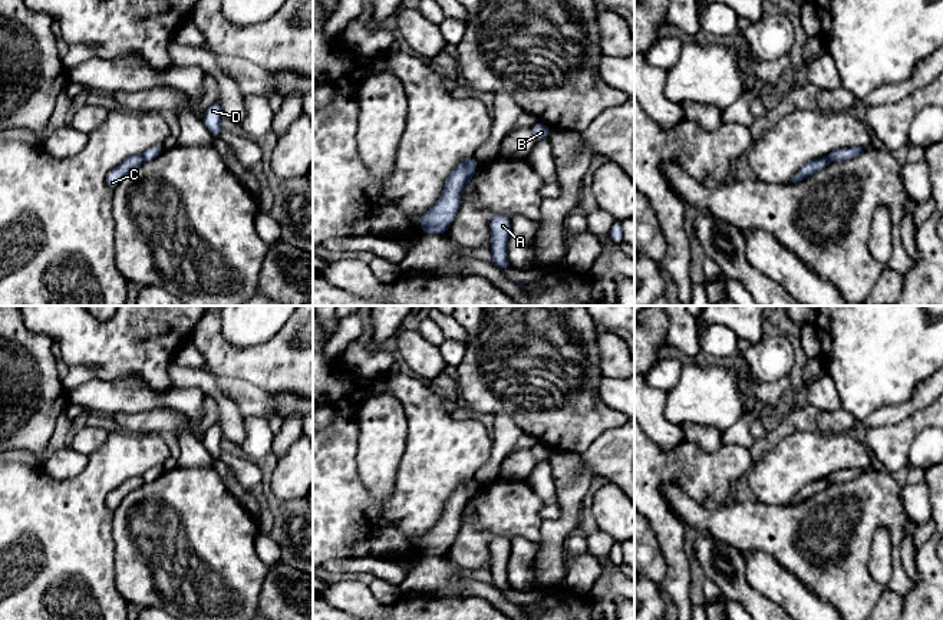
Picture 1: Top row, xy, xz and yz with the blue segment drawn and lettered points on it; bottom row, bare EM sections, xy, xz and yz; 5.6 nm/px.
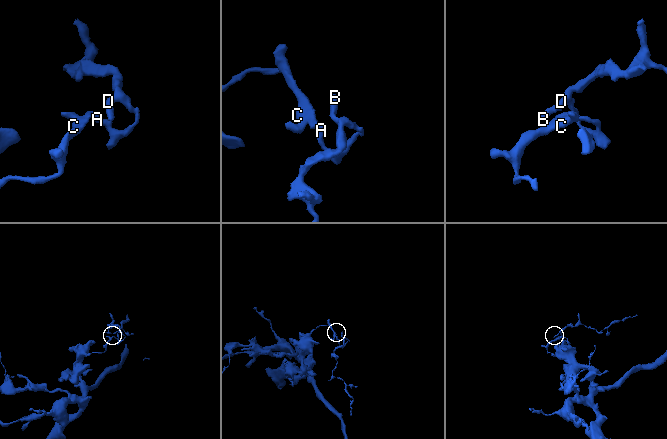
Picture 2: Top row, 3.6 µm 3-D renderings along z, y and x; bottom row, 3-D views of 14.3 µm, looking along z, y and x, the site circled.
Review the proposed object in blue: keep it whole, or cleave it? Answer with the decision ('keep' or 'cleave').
cleave

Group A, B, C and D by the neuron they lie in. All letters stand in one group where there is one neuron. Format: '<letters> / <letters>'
A B D / C

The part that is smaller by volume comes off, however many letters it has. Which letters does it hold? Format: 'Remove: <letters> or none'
Remove: A, B, D

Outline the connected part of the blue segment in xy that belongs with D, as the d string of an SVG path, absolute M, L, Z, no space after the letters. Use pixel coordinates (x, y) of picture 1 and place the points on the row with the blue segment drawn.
M220 100L210 105L204 112L204 119L202 119L204 125L214 136L221 135L221 131L222 131L221 123L220 123L221 116L222 116L222 109L221 109Z

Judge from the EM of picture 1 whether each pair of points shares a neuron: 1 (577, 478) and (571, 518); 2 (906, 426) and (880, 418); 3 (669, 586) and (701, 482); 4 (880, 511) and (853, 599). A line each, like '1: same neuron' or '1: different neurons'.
1: same neuron
2: different neurons
3: same neuron
4: same neuron

